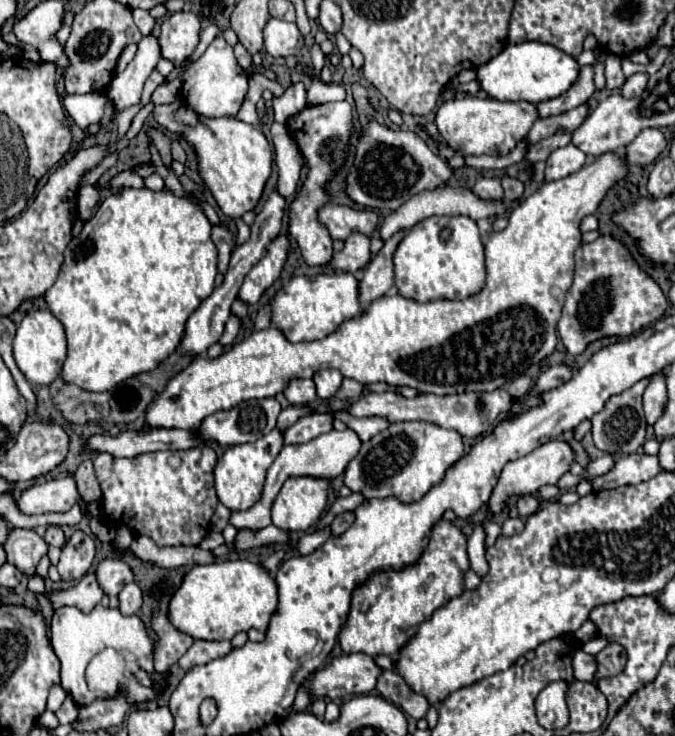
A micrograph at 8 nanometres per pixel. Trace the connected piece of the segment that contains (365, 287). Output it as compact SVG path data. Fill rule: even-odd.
M399 230L389 240L385 240L383 248L365 266L363 278L359 284L359 298L363 306L385 296L387 290L393 286L393 254L403 236L405 236L405 230Z

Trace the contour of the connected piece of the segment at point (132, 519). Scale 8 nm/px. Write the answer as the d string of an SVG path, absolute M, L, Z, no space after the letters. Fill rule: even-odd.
M207 444L175 452L149 452L135 458L115 458L103 452L93 460L103 490L103 514L115 526L131 526L137 536L149 536L157 546L201 544L209 534L211 516L219 504L213 486L215 464L217 454ZM169 456L181 458L177 470L169 466Z

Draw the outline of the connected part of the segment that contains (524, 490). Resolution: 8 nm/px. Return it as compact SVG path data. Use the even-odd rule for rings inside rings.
M559 438L549 440L549 442L545 442L543 446L539 446L537 450L533 450L531 454L509 462L509 464L503 468L503 472L501 472L501 476L499 476L499 482L497 482L497 486L495 486L493 494L491 494L489 510L491 510L491 512L501 512L503 506L505 506L505 502L507 502L511 496L537 494L541 486L557 484L559 478L561 478L565 472L569 472L569 468L571 468L573 462L575 462L575 452L573 452L573 448L571 448L567 442L559 440Z

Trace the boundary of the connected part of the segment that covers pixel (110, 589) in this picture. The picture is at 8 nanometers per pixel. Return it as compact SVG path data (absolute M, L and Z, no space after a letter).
M101 560L95 568L95 576L99 582L99 588L107 596L117 596L125 584L133 582L133 572L129 566L121 560Z

